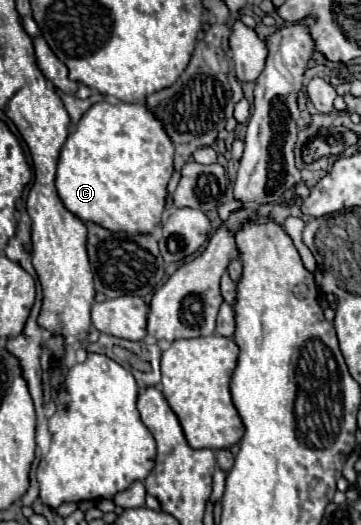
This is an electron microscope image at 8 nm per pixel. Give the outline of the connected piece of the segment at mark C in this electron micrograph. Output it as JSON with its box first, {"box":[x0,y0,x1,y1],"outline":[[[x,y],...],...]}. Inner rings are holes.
{"box":[56,103,174,233],"outline":[[[94,103],[68,135],[56,173],[56,189],[66,209],[70,209],[82,221],[94,221],[110,231],[126,233],[152,233],[162,223],[162,211],[166,201],[166,185],[172,177],[174,143],[160,119],[154,117],[146,103]]]}

